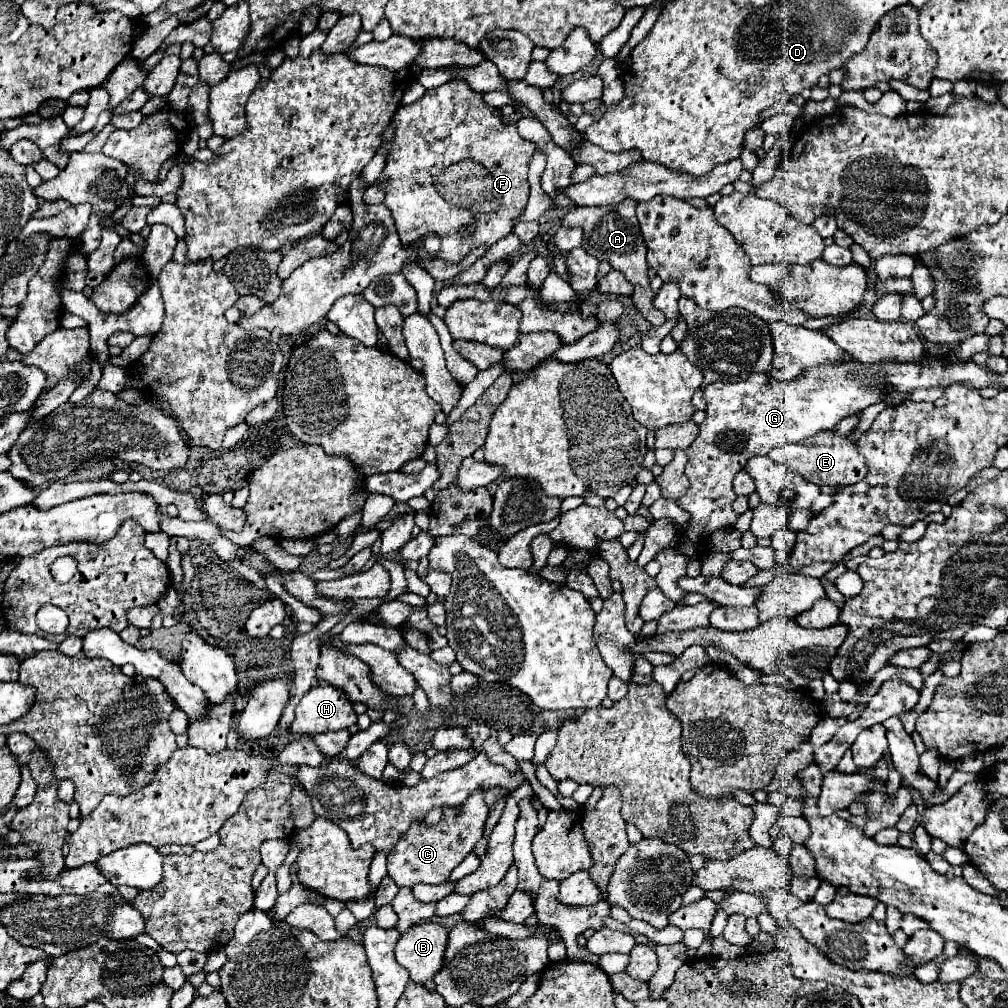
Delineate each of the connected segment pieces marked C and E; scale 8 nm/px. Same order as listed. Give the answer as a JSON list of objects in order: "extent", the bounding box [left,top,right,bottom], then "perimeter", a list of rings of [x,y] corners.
[{"extent":[388,790,488,886],"perimeter":[[[476,790],[462,806],[444,808],[440,824],[428,828],[424,822],[416,822],[388,854],[388,874],[398,886],[414,886],[418,882],[442,884],[482,838],[486,818],[488,806],[484,804],[484,794],[482,790]]]},{"extent":[768,430,866,488],"perimeter":[[[830,430],[820,432],[808,440],[790,444],[790,446],[774,448],[768,456],[772,460],[784,464],[786,468],[798,472],[806,482],[812,482],[812,484],[822,486],[822,488],[826,488],[826,486],[832,486],[832,488],[852,486],[866,476],[866,464],[864,464],[864,458],[858,454],[856,444],[852,444],[846,436],[832,434]]]}]

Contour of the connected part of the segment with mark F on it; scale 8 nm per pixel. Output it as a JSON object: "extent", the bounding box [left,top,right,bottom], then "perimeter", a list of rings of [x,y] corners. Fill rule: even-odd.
{"extent":[376,80,536,264],"perimeter":[[[452,80],[426,90],[420,100],[398,108],[394,116],[396,136],[386,162],[388,166],[376,178],[386,190],[384,204],[392,212],[400,240],[404,240],[402,244],[412,248],[420,240],[436,236],[440,240],[440,252],[436,258],[450,264],[460,264],[474,248],[490,248],[508,236],[522,216],[530,194],[526,174],[528,160],[536,146],[524,140],[514,124],[504,124],[496,116],[494,108],[482,104],[480,98],[482,94],[474,92],[466,82]],[[460,162],[470,162],[470,166],[452,168]],[[464,228],[472,228],[472,236],[464,236]]]}

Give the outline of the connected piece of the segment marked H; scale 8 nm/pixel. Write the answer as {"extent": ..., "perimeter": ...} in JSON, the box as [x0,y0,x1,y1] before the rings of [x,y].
{"extent":[290,686,356,734],"perimeter":[[[332,686],[310,688],[296,706],[296,718],[290,726],[294,734],[316,734],[342,730],[356,724],[352,702],[346,694]]]}

